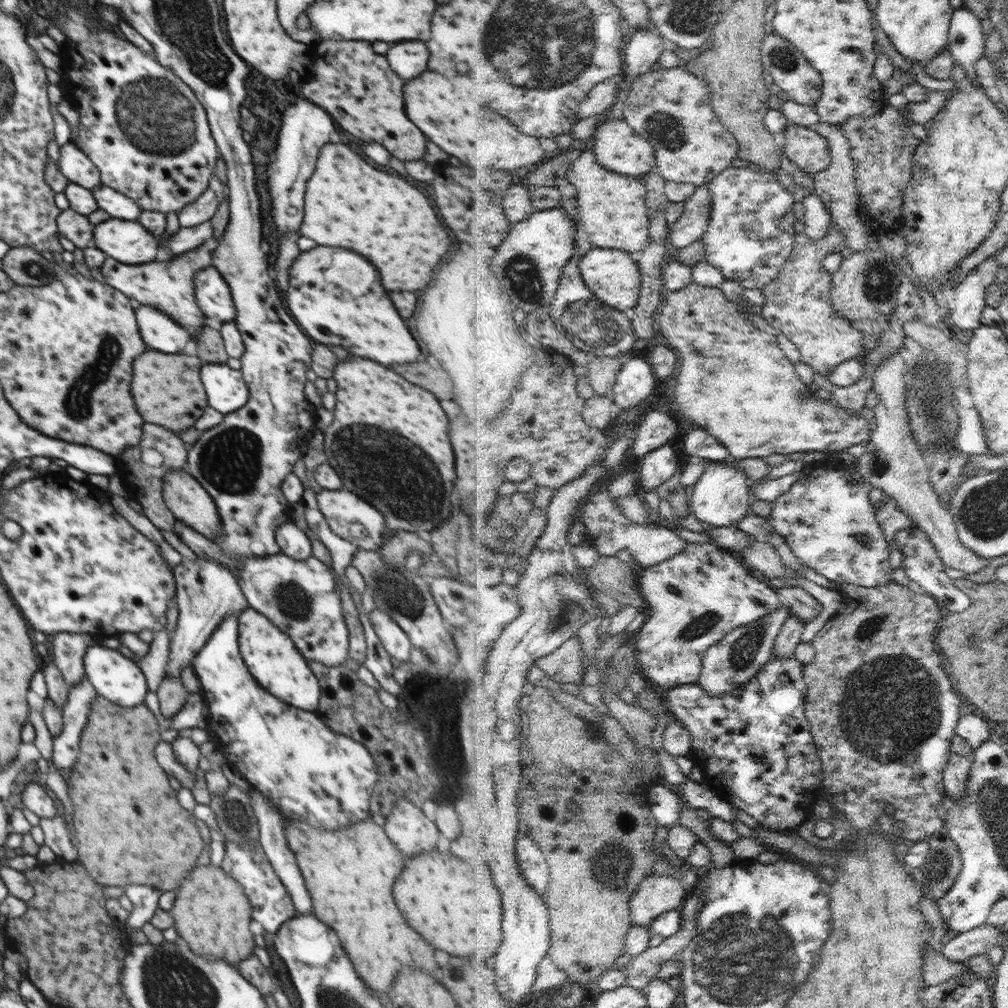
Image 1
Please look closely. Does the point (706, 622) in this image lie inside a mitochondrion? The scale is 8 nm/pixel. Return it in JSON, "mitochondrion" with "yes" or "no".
{"mitochondrion":"yes"}

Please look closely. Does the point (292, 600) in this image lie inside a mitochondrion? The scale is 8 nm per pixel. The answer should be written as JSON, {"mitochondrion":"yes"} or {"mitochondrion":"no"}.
{"mitochondrion":"yes"}

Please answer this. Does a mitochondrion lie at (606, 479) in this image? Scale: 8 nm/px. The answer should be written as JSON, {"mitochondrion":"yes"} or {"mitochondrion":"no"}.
{"mitochondrion":"no"}

